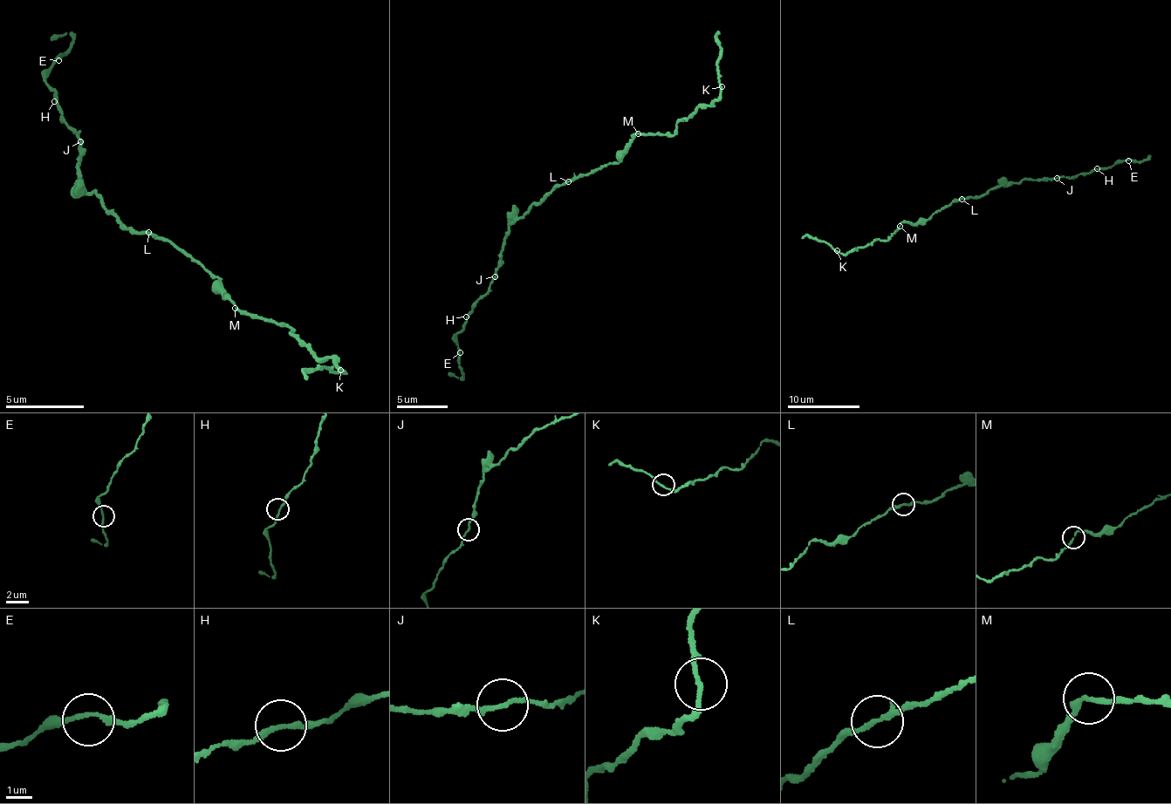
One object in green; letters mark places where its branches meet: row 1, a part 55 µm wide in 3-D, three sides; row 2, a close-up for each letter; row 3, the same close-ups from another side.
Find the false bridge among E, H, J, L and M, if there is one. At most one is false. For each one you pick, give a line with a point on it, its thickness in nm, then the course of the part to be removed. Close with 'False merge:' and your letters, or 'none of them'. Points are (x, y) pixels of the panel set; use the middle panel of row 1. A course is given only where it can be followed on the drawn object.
False merge: none of them

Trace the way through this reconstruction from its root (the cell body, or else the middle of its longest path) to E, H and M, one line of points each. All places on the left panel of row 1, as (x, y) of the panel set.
E: (145, 232), (118, 221), (80, 184), (77, 166), (85, 153), (80, 133), (65, 119), (45, 78), (58, 60)
H: (145, 232), (118, 221), (80, 184), (77, 166), (85, 153), (80, 133), (54, 101)
M: (145, 232), (167, 238), (202, 261), (207, 272), (216, 274), (215, 284), (222, 298), (234, 306)

